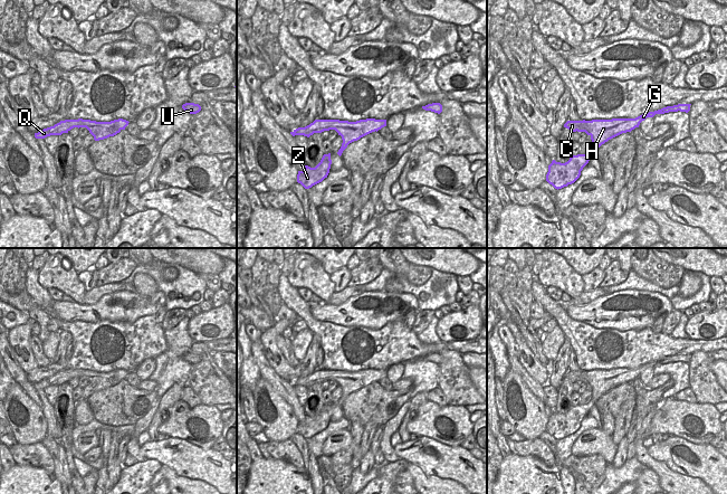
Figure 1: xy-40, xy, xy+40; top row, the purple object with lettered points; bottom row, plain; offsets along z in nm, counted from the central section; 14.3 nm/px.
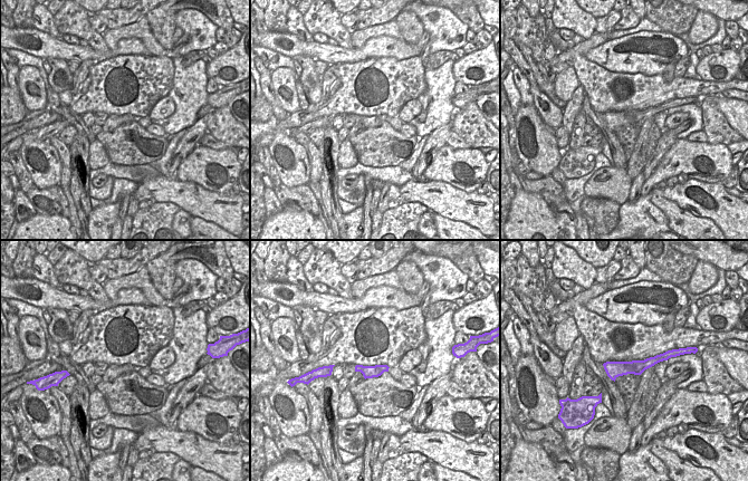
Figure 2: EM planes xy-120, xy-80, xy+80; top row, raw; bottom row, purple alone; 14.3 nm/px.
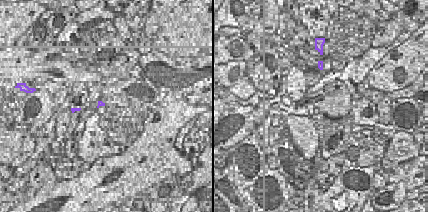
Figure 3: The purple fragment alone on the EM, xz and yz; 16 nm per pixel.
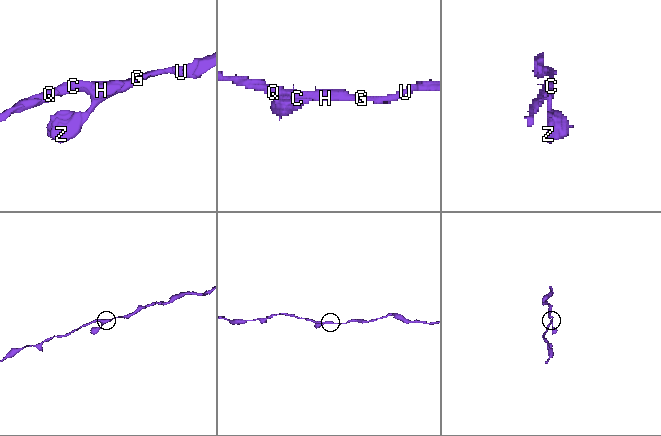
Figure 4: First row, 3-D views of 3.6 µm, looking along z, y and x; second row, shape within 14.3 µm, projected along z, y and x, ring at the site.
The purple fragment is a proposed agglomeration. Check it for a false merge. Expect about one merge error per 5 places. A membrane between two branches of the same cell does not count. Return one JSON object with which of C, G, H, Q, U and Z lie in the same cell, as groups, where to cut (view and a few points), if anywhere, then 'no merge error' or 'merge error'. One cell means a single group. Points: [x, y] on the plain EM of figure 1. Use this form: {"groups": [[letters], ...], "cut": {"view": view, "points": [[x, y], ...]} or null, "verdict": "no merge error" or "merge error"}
{"groups": [["C", "G", "H", "Q", "U", "Z"]], "cut": null, "verdict": "no merge error"}

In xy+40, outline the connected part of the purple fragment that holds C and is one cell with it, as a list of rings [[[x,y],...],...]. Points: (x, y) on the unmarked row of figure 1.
[[[678,354],[667,357],[661,360],[642,364],[635,369],[612,369],[612,370],[592,370],[592,371],[567,371],[564,378],[573,382],[585,382],[591,387],[592,397],[585,405],[572,406],[565,414],[555,410],[548,416],[546,431],[555,439],[562,439],[574,434],[581,426],[581,421],[589,414],[591,407],[596,400],[609,390],[639,378],[640,373],[647,368],[653,368],[656,364],[669,362],[690,361],[691,354]]]

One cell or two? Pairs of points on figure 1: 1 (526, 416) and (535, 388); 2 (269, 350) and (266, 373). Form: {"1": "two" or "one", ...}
{"1": "two", "2": "two"}

